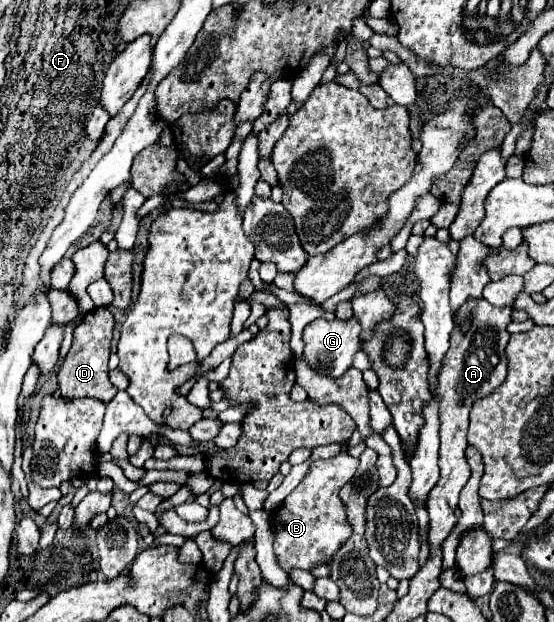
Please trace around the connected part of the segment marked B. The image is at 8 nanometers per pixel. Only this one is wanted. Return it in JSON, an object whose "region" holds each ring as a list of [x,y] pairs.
{"region":[[[340,452],[328,460],[314,460],[304,482],[292,490],[282,508],[274,513],[274,552],[280,566],[288,572],[294,568],[308,570],[316,564],[328,564],[328,558],[350,538],[352,526],[346,520],[346,510],[338,498],[340,488],[348,482],[358,466],[358,458]]]}

